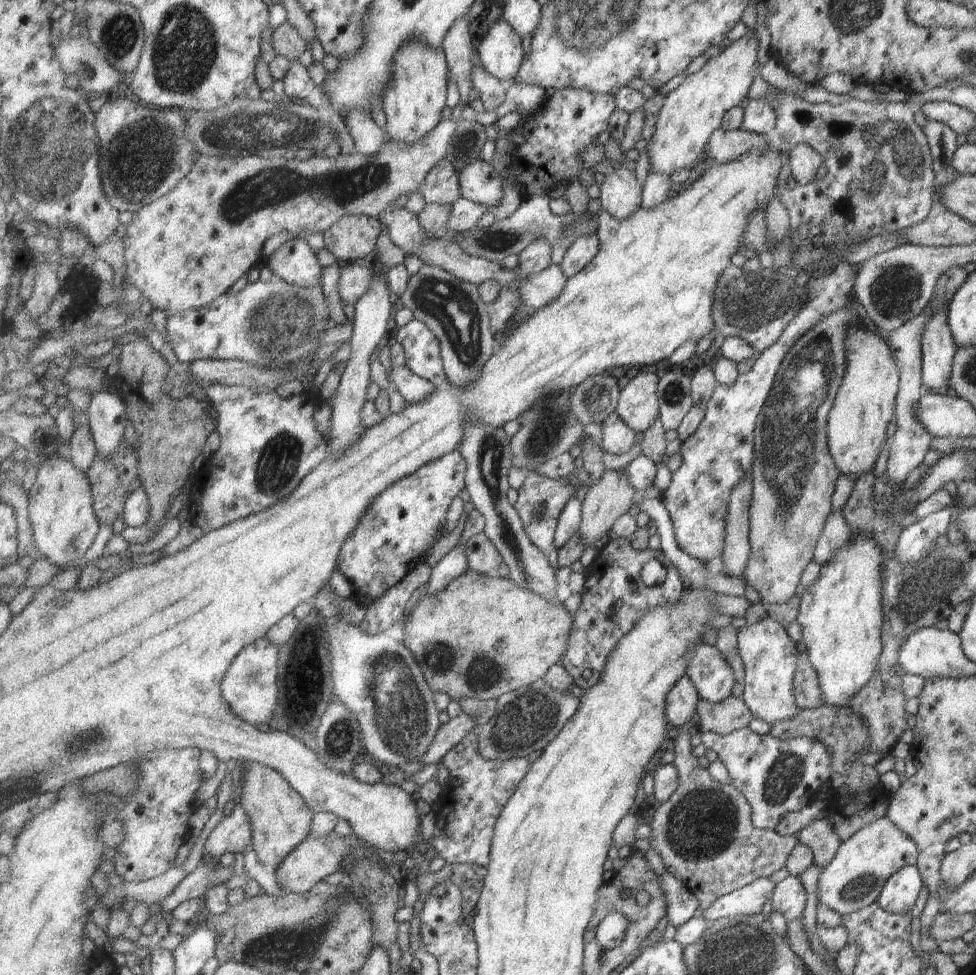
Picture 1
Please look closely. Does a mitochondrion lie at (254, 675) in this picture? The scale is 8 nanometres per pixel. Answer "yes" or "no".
yes

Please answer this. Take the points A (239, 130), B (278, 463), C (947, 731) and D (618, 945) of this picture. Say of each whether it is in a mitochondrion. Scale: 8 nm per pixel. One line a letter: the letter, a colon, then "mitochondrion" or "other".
A: mitochondrion
B: mitochondrion
C: other
D: other

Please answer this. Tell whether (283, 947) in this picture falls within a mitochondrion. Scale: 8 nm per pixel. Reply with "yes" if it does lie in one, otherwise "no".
yes

